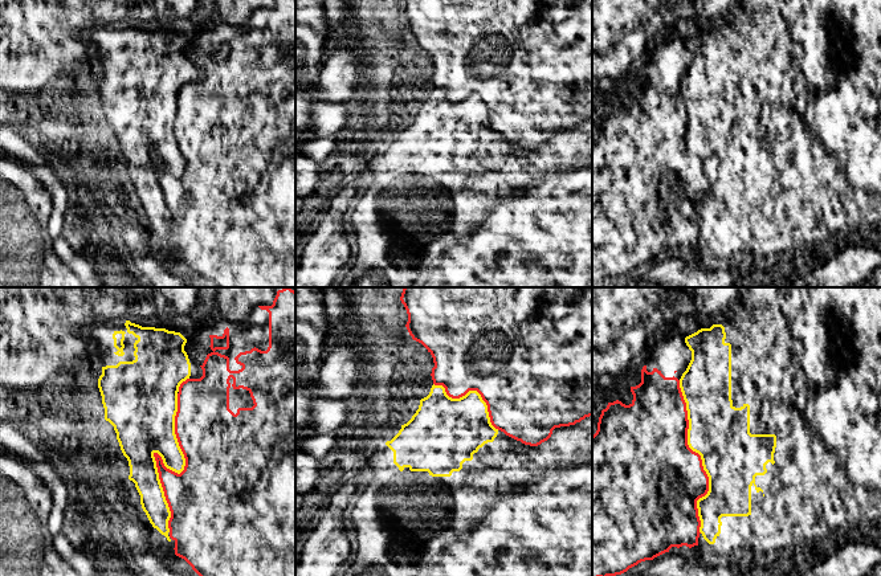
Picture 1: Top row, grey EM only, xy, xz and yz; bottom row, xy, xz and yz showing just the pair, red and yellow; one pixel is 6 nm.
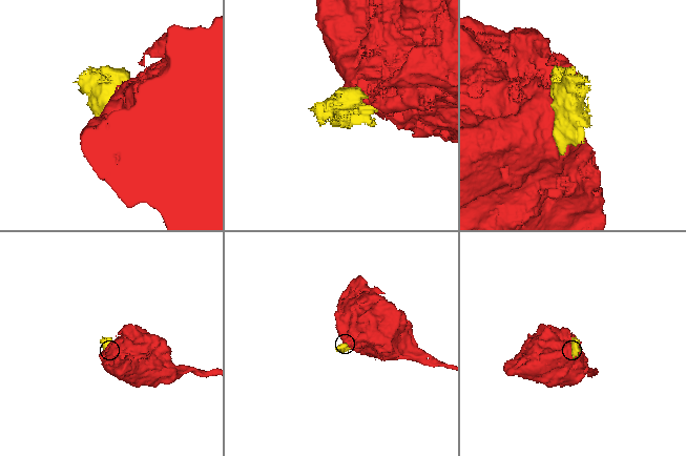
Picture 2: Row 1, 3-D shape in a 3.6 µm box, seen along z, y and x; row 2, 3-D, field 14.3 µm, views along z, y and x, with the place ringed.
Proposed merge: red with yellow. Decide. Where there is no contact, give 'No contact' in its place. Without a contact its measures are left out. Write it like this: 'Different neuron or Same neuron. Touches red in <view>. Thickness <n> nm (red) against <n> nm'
Different neuron. Touches red in xy. Thickness 320 nm (red) against 300 nm

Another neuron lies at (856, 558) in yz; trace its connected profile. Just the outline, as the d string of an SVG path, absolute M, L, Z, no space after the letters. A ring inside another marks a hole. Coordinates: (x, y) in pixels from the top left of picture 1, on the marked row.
M849 542L831 548L825 560L807 569L807 576L868 576L881 561L881 547L865 542Z

